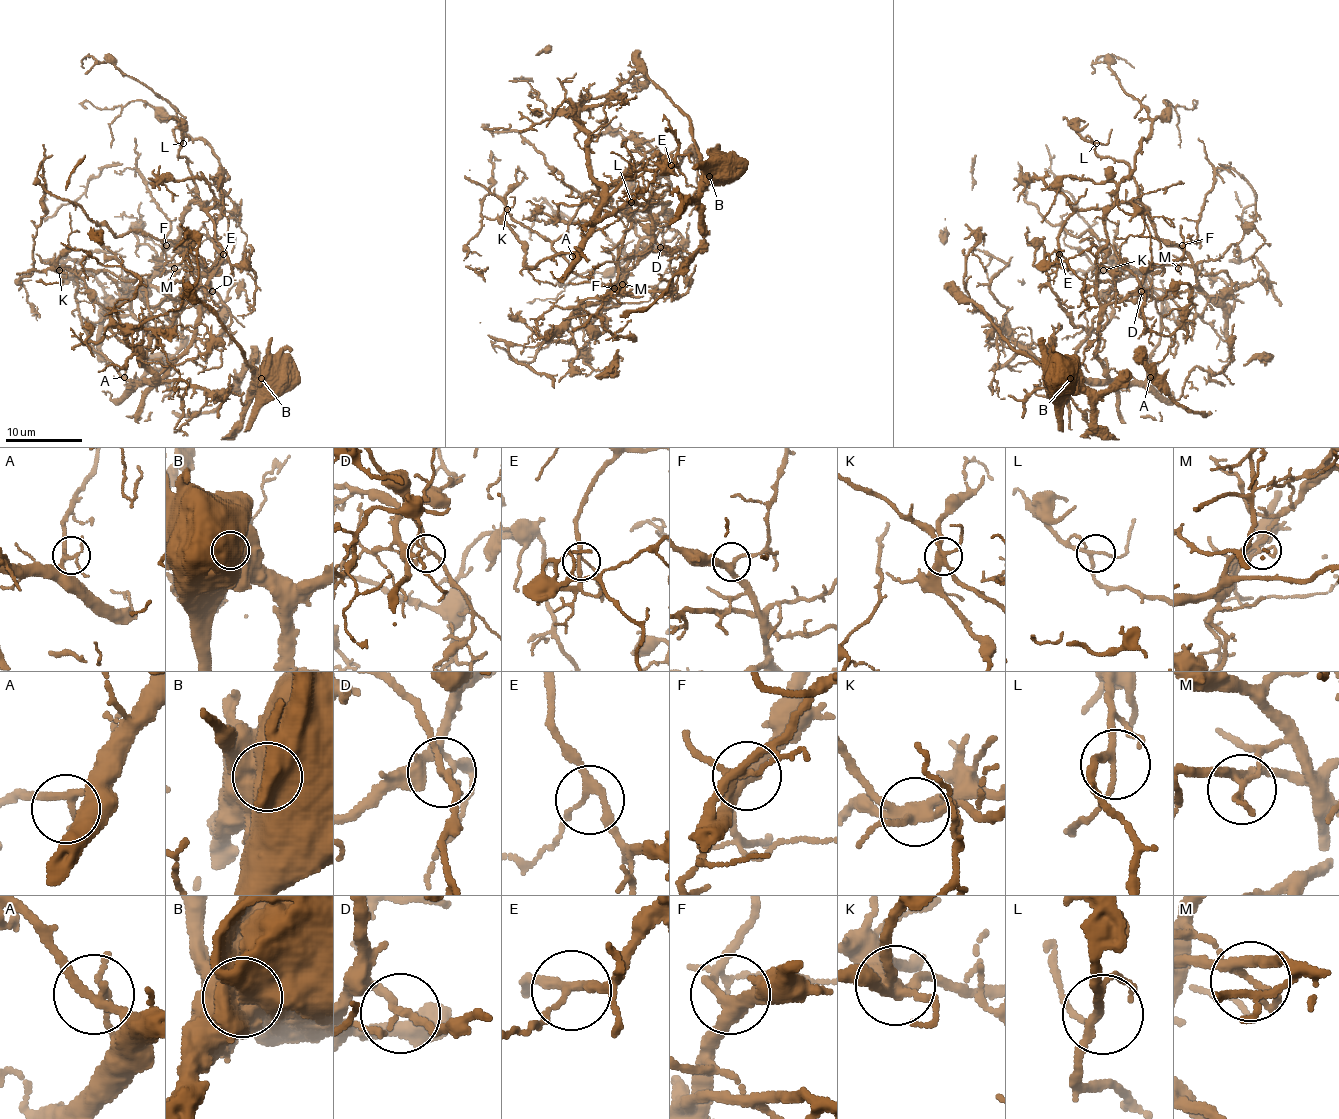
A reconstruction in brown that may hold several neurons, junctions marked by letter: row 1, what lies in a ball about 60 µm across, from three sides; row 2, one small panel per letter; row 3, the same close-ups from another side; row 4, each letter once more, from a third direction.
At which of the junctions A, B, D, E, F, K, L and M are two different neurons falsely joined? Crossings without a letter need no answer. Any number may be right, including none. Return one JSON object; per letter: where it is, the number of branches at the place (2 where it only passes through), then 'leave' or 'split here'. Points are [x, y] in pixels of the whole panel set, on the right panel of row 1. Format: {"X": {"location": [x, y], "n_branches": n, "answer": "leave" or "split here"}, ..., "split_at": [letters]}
{"A": {"location": [1150, 377], "n_branches": 4, "answer": "leave"}, "B": {"location": [1070, 378], "n_branches": 3, "answer": "split here"}, "D": {"location": [1141, 291], "n_branches": 3, "answer": "split here"}, "E": {"location": [1059, 254], "n_branches": 3, "answer": "leave"}, "F": {"location": [1182, 245], "n_branches": 3, "answer": "leave"}, "K": {"location": [1103, 270], "n_branches": 4, "answer": "split here"}, "L": {"location": [1096, 143], "n_branches": 3, "answer": "leave"}, "M": {"location": [1178, 268], "n_branches": 3, "answer": "split here"}, "split_at": ["B", "D", "K", "M"]}

